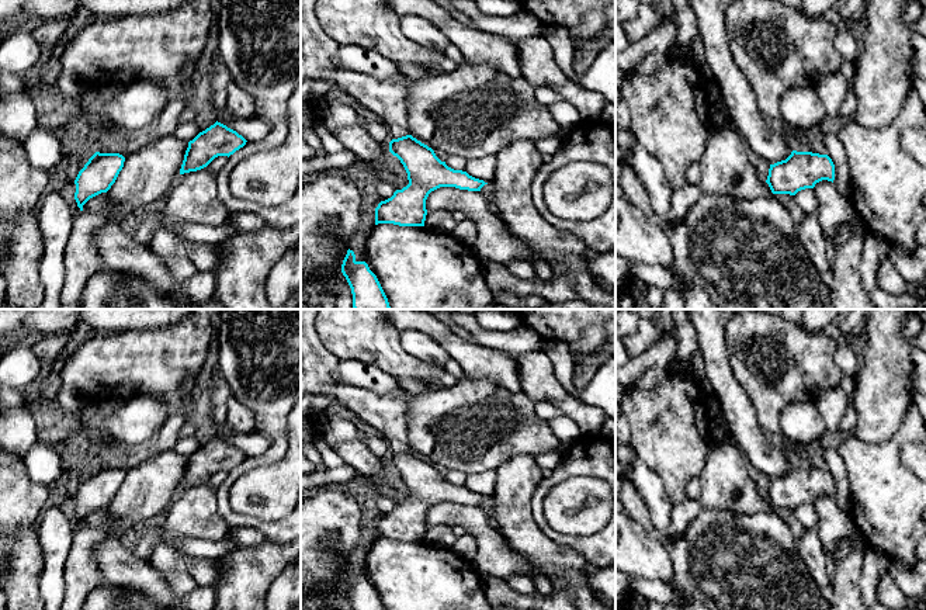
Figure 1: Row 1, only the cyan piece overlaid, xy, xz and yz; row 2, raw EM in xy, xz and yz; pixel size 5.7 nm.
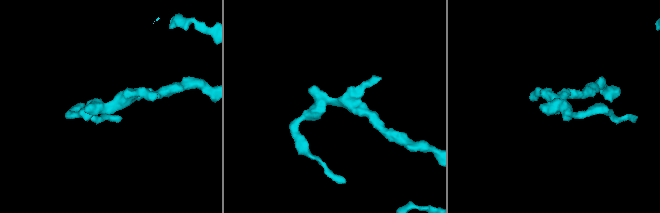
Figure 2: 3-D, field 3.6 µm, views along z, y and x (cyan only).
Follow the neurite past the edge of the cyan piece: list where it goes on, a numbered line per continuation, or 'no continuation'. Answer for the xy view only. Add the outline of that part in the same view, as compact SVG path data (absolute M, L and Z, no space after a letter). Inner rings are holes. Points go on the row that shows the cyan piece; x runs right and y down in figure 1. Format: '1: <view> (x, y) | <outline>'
no continuation

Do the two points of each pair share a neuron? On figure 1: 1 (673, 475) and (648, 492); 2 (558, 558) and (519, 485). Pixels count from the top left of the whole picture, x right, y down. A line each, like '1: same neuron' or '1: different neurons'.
1: different neurons
2: same neuron

